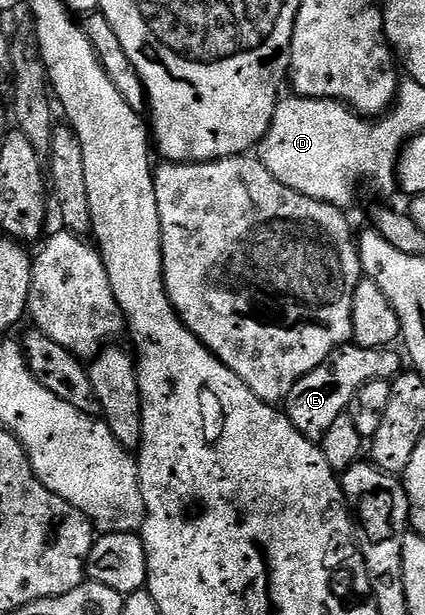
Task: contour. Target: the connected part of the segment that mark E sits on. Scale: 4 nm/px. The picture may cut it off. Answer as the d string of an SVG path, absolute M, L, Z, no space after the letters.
M350 342L344 348L332 352L324 362L315 366L315 370L311 370L311 374L299 378L299 382L291 386L289 395L283 401L283 411L295 426L295 430L299 430L299 434L311 441L320 442L327 426L331 426L331 422L343 415L356 400L359 388L372 380L392 381L393 377L401 375L403 356L400 351L393 351L397 350L392 347L364 348Z

